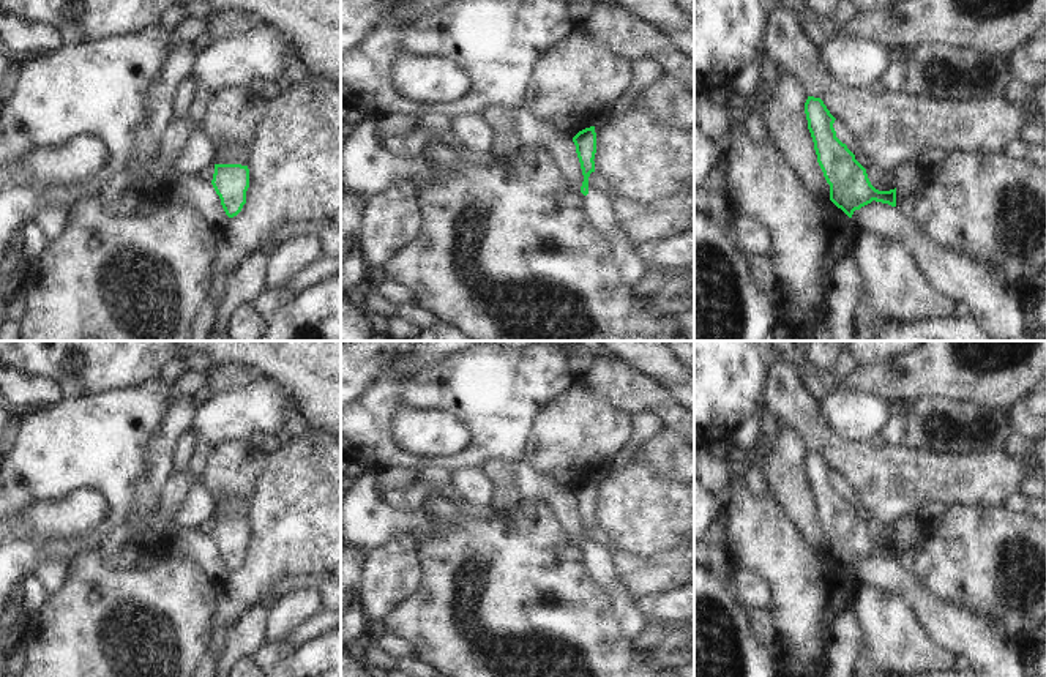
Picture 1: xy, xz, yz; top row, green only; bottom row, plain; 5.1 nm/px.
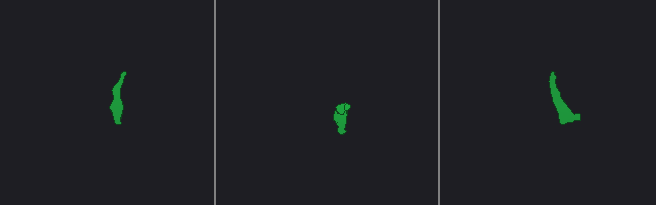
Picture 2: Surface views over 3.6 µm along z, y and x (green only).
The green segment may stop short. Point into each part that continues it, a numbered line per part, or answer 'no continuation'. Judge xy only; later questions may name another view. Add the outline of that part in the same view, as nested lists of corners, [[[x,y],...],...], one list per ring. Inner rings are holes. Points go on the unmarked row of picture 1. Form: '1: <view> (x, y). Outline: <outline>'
no continuation

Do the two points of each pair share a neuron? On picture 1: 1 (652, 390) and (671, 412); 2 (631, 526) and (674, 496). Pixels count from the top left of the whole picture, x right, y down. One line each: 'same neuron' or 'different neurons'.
1: same neuron
2: same neuron

